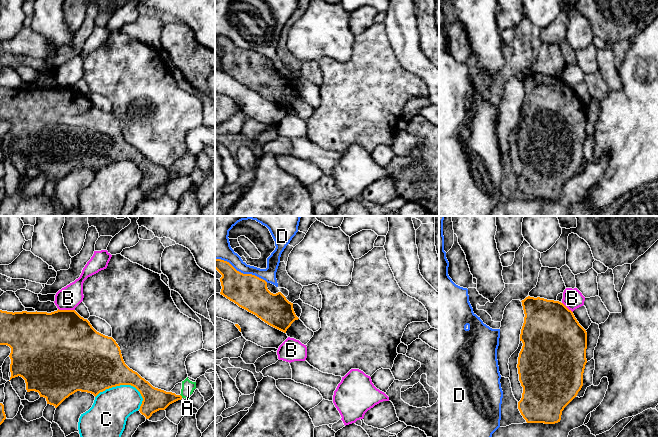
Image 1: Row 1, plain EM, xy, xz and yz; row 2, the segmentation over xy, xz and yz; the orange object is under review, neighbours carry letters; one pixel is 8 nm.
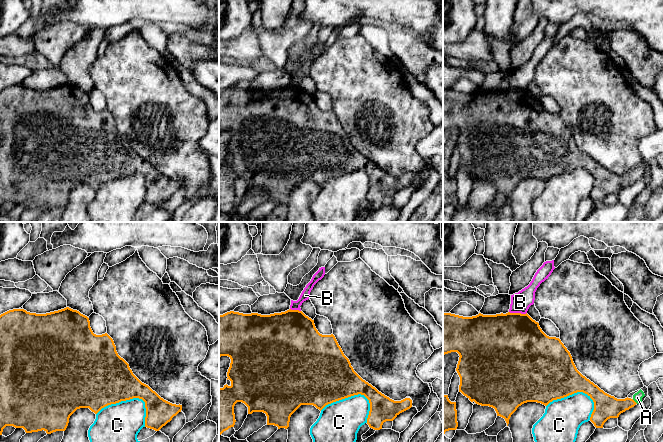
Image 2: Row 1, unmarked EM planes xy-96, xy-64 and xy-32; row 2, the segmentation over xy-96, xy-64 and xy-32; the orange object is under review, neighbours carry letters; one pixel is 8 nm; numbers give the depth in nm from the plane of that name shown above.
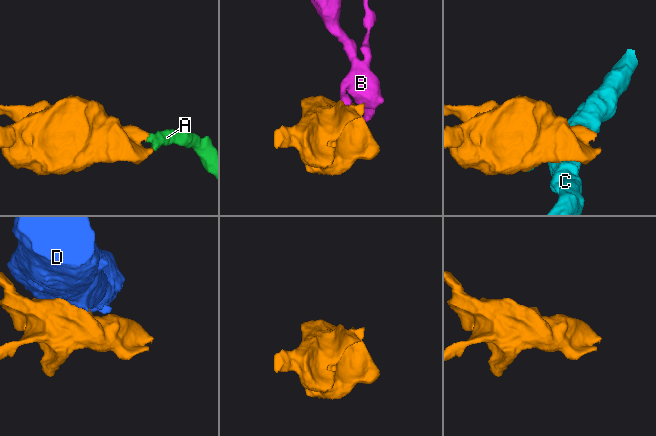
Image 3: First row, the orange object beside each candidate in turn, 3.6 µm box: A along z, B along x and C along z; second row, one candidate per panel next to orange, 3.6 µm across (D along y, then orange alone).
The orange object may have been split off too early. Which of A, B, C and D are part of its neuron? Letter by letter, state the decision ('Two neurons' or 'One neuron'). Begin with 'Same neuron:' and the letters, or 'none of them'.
Same neuron: A
A: One neuron
B: Two neurons
C: Two neurons
D: Two neurons

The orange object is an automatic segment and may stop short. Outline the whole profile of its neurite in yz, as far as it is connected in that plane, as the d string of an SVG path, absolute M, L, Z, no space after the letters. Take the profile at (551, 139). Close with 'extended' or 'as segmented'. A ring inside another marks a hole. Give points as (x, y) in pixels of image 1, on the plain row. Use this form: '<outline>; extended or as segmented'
M528 72L521 78L525 93L517 144L523 169L518 185L527 199L555 200L583 162L587 108L573 88L559 77Z; as segmented

